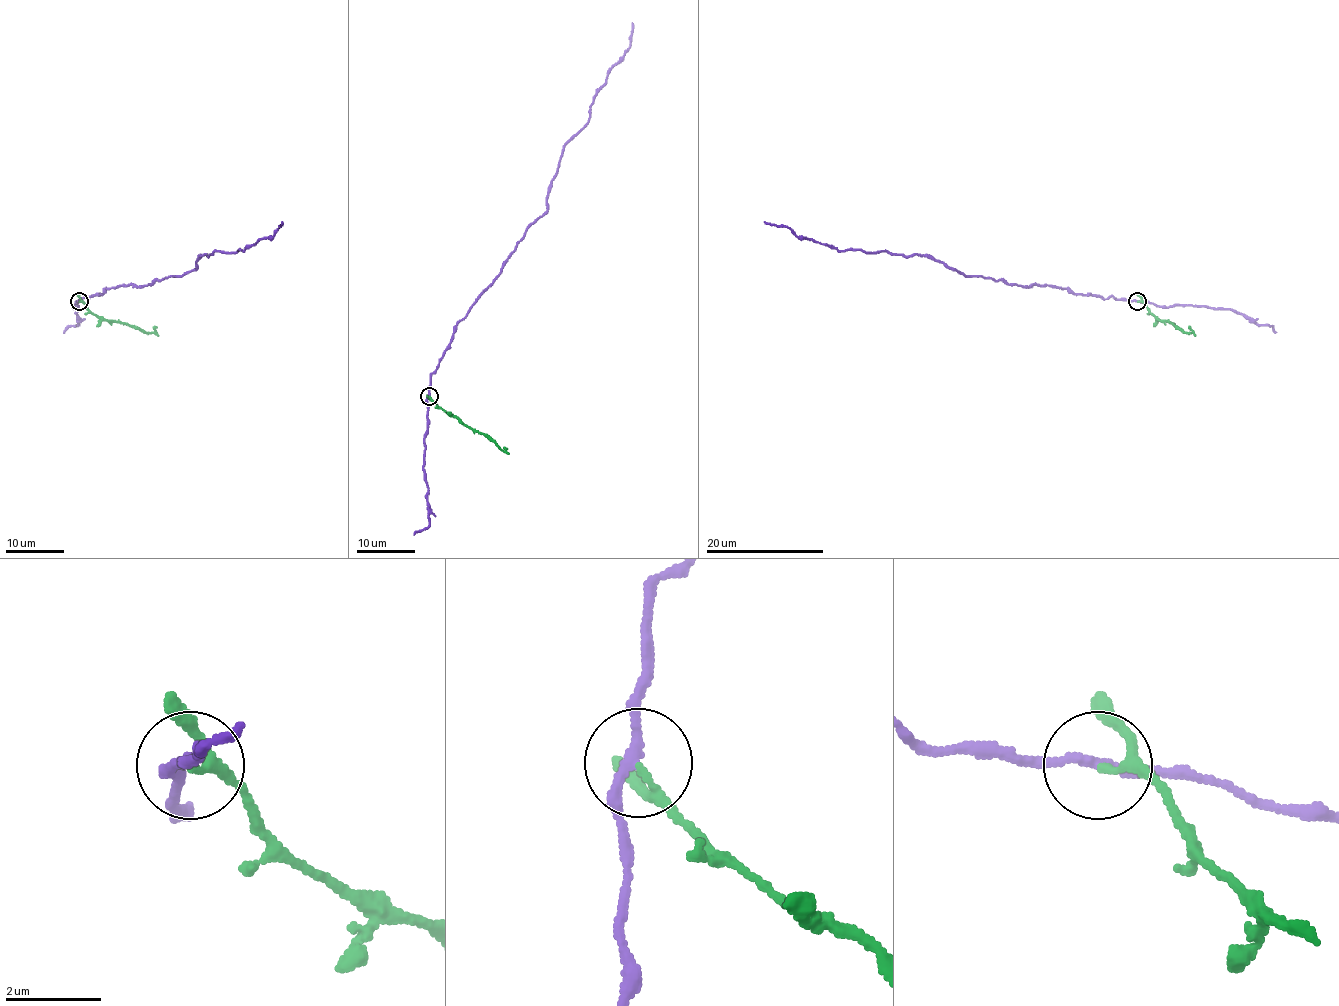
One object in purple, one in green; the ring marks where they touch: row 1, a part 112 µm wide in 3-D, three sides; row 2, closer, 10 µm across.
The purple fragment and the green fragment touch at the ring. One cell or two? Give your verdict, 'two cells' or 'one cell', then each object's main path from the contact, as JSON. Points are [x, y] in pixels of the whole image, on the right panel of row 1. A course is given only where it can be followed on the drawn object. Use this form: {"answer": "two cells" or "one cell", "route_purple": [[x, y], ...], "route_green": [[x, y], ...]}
{"answer": "two cells", "route_purple": [[1137, 301], [1106, 299], [1046, 284], [1005, 283], [971, 276], [919, 255], [837, 251], [764, 221]], "route_green": [[1137, 301], [1141, 301], [1159, 320], [1169, 321], [1191, 333], [1188, 326]]}

